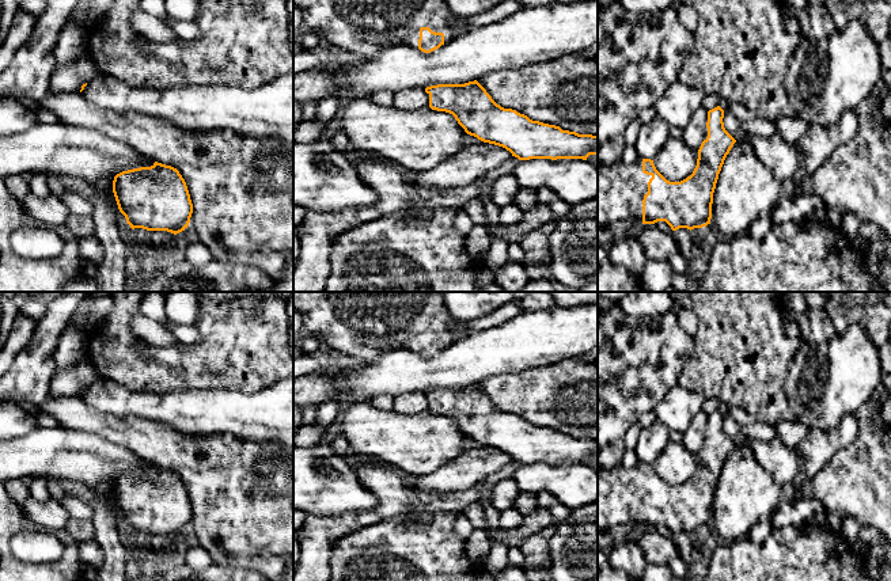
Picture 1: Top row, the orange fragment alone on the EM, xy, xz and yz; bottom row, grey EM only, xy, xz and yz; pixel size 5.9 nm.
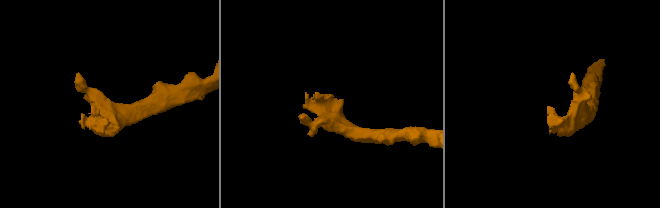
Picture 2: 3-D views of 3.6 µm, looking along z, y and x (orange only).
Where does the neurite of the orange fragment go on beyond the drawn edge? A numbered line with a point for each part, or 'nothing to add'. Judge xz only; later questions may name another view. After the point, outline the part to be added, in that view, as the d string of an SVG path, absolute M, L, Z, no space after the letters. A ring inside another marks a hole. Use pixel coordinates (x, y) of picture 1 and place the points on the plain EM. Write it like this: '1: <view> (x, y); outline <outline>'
1: xz (361, 325); outline M293 292L293 307L323 346L365 362L397 348L418 353L421 331L443 337L444 348L458 339L450 329L456 319L447 311L443 292Z

